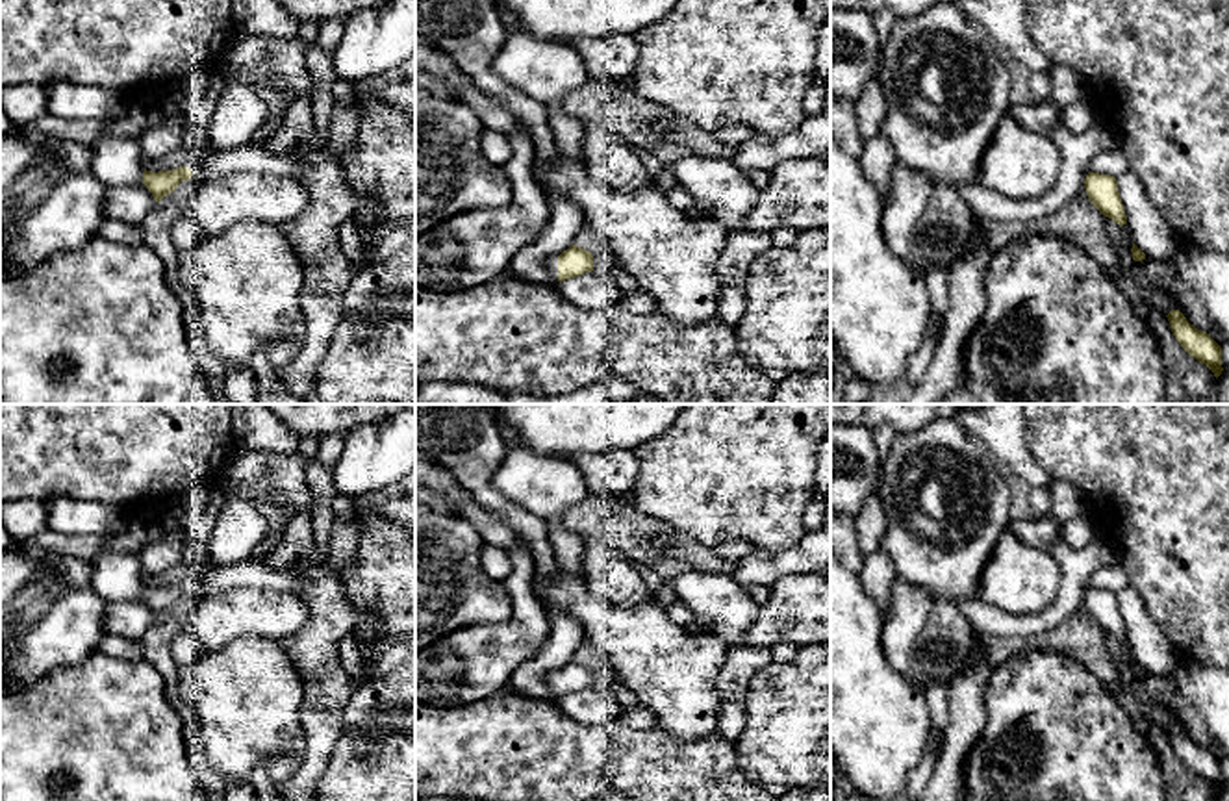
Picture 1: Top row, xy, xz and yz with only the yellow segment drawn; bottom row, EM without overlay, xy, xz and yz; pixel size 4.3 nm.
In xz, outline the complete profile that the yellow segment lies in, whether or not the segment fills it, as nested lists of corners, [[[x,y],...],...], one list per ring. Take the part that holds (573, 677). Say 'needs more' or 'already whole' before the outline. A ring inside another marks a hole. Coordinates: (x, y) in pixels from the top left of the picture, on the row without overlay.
needs more | [[[571,660],[560,671],[549,673],[545,677],[545,684],[554,699],[564,697],[593,686],[593,669],[576,660]]]

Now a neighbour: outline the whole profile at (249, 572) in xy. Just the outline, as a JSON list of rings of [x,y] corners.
[[[247,558],[230,566],[208,569],[198,588],[193,591],[193,604],[187,612],[191,621],[195,606],[200,599],[222,593],[234,588],[256,586],[278,591],[295,591],[308,586],[310,582],[302,577],[295,577],[289,571],[271,569],[265,564]]]

